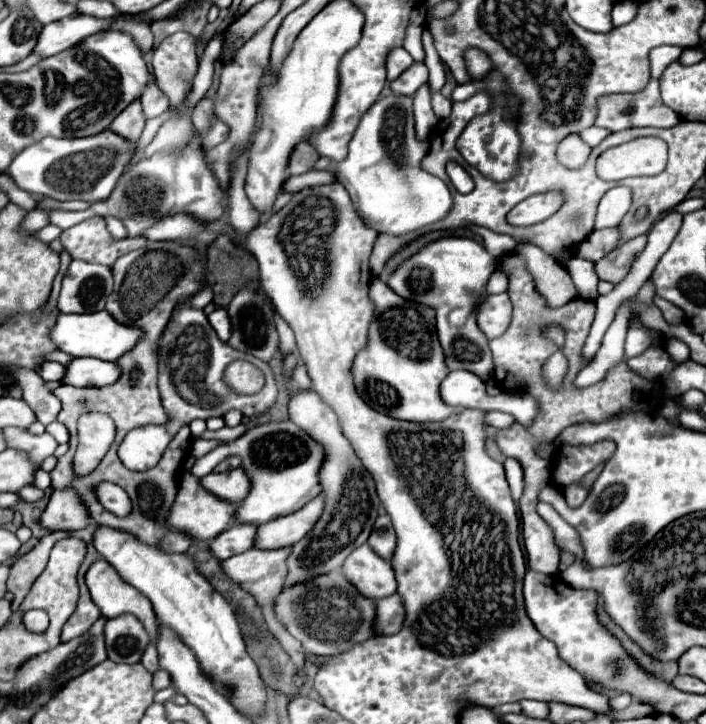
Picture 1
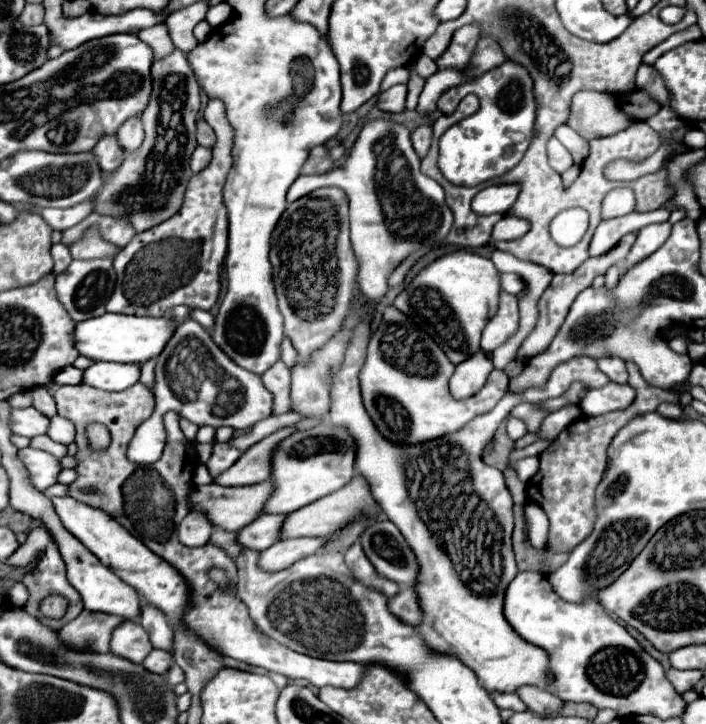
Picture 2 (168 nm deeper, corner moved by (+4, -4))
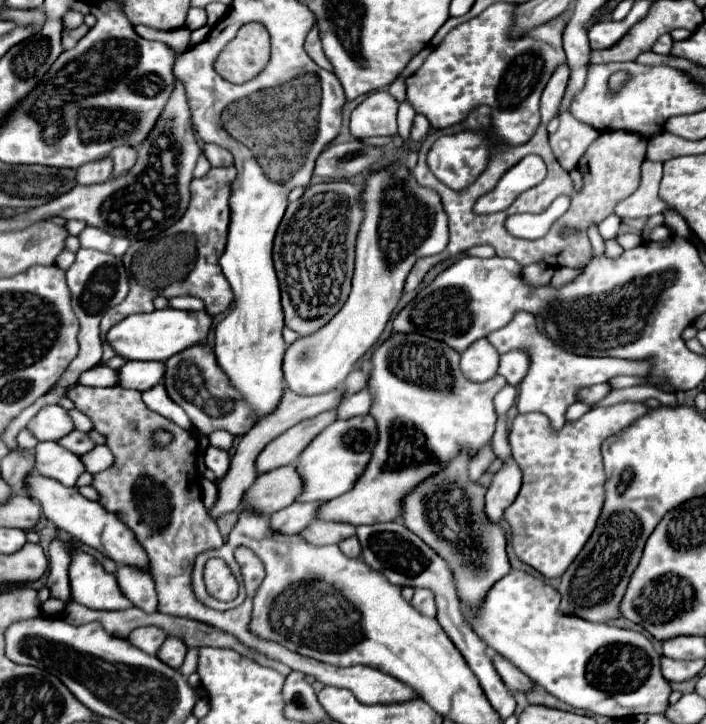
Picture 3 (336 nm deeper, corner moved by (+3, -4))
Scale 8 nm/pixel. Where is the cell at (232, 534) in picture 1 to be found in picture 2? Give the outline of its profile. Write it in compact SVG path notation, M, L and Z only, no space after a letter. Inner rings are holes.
M263 513L251 525L247 525L247 527L243 527L239 531L237 541L245 549L259 549L259 551L263 551L263 549L271 547L275 541L279 541L279 533L281 533L285 517L287 515Z

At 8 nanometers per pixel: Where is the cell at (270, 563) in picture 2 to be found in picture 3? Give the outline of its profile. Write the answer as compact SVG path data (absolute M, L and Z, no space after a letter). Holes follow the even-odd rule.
M314 521L304 531L300 531L300 537L310 545L330 545L330 543L340 543L340 541L352 537L354 533L356 533L356 529L348 523Z

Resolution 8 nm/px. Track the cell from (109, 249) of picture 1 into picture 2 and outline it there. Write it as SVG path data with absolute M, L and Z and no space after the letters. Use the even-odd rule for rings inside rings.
M89 229L87 235L69 247L73 259L93 259L93 257L115 257L119 249L99 237L95 229Z

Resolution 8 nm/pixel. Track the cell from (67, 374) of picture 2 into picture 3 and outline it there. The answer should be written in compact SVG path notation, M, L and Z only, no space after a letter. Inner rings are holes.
M96 365L88 371L84 371L78 377L80 385L92 385L92 387L112 387L116 385L116 371L104 365Z

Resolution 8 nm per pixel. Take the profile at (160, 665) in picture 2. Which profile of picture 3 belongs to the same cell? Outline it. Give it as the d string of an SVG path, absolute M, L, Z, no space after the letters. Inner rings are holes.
M168 637L168 639L162 643L160 651L158 651L158 659L164 661L166 665L170 665L172 669L180 669L186 651L188 651L188 649L186 649L186 645L184 645L180 639Z

